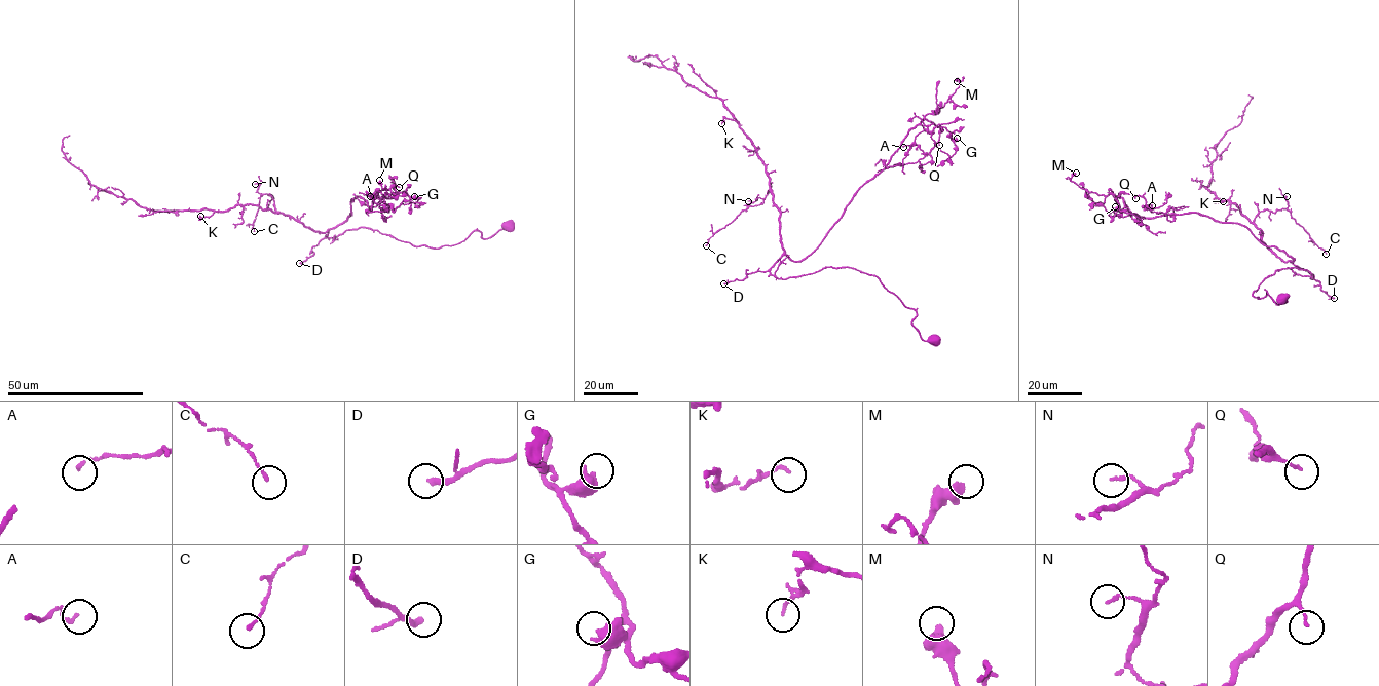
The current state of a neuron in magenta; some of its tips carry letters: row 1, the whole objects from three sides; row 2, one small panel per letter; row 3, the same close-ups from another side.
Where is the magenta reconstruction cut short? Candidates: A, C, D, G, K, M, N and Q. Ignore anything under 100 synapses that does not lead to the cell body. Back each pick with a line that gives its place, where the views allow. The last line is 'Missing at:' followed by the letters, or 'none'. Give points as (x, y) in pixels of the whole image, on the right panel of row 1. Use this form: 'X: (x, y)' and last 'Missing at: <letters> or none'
Missing at: none

